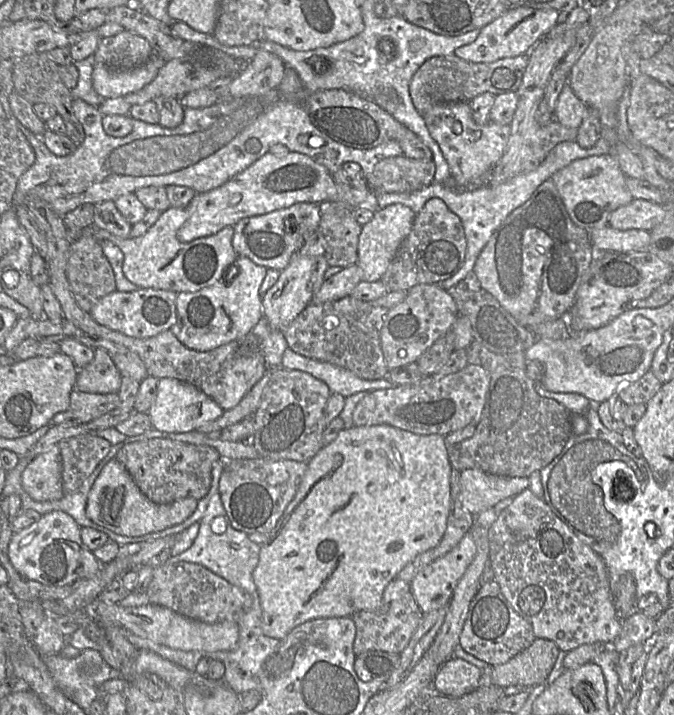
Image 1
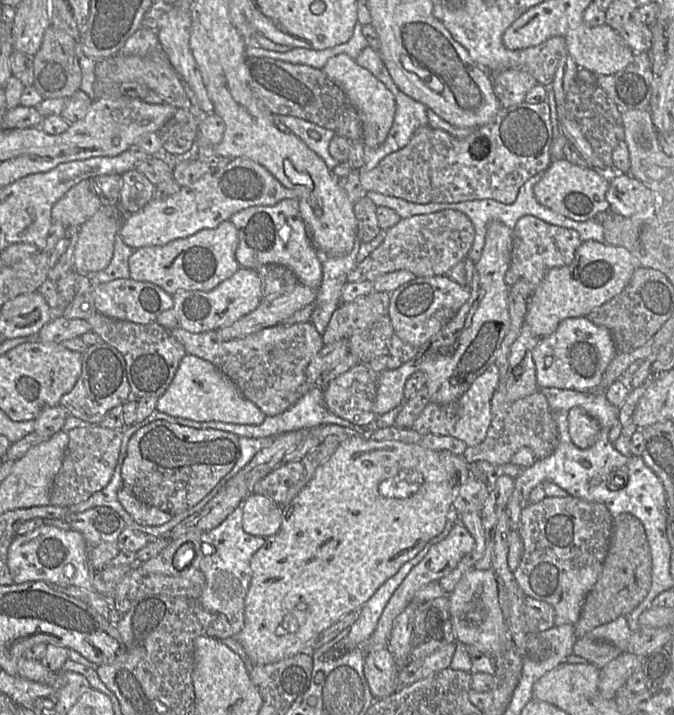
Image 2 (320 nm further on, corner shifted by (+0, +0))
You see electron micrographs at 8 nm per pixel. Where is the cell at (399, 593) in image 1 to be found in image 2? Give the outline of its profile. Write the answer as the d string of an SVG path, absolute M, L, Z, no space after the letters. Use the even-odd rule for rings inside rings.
M387 647L365 652L364 676L375 699L391 696L399 689L397 667Z

